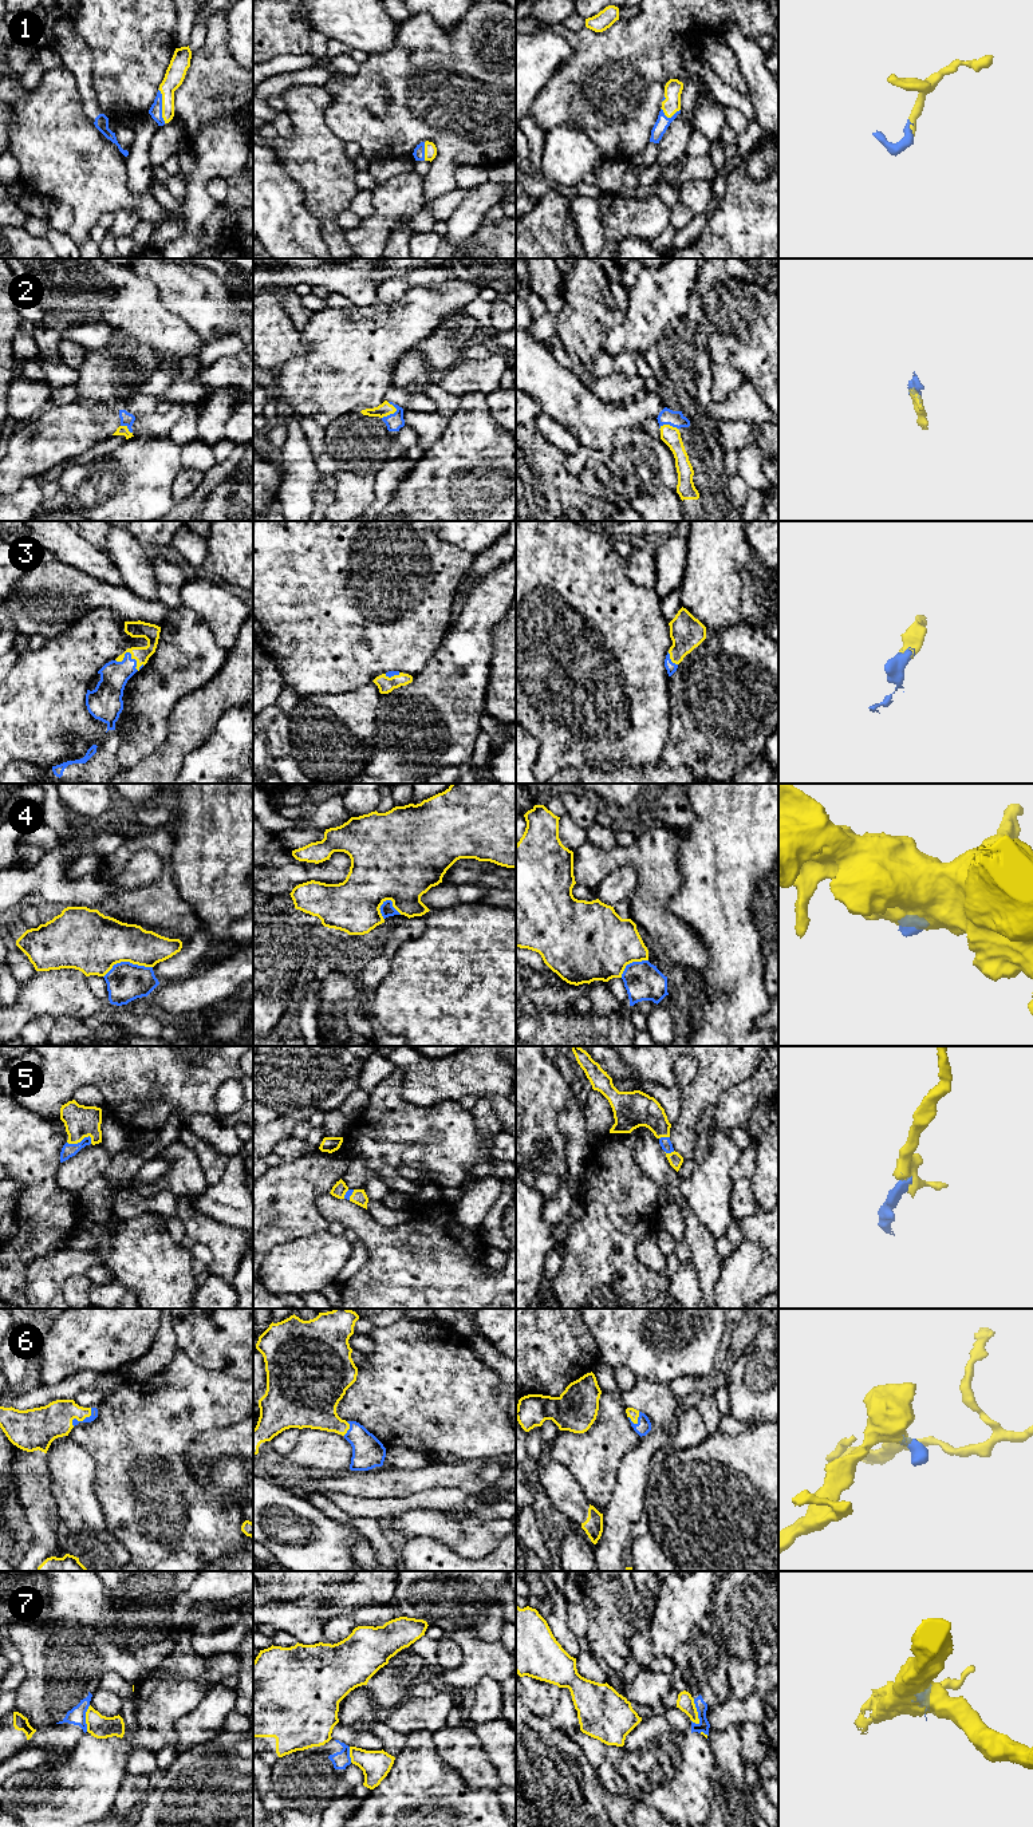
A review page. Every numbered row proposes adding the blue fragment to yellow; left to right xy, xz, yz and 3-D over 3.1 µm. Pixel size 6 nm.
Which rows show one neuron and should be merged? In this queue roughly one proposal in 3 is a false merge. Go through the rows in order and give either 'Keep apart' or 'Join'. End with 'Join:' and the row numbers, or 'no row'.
1: Join
2: Join
3: Join
4: Keep apart
5: Join
6: Join
7: Keep apart
Join: 1, 2, 3, 5, 6

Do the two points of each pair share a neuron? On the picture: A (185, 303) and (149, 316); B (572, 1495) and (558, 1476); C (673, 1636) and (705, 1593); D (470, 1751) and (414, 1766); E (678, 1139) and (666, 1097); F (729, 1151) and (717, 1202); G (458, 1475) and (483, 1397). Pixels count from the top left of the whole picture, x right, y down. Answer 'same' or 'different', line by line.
A: different
B: same
C: same
D: different
E: different
F: same
G: different

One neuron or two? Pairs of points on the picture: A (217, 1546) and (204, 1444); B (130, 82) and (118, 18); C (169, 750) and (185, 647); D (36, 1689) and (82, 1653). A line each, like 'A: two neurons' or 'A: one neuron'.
A: two neurons
B: one neuron
C: two neurons
D: one neuron

